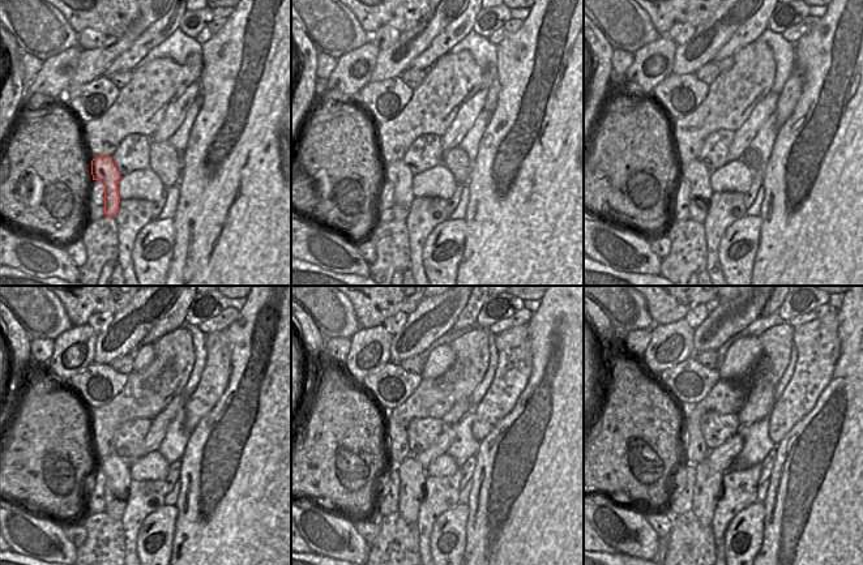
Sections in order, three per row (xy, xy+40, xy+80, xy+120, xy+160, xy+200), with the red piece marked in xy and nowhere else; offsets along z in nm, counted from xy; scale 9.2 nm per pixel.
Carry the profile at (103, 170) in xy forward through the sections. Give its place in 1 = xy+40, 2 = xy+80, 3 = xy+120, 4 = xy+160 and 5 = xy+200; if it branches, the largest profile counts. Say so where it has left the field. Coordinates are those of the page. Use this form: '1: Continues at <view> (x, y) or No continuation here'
1: Continues at xy+40 (397, 172)
2: Continues at xy+80 (695, 174)
3: Continues at xy+120 (116, 470)
4: Continues at xy+160 (411, 475)
5: Continues at xy+200 (706, 491).

